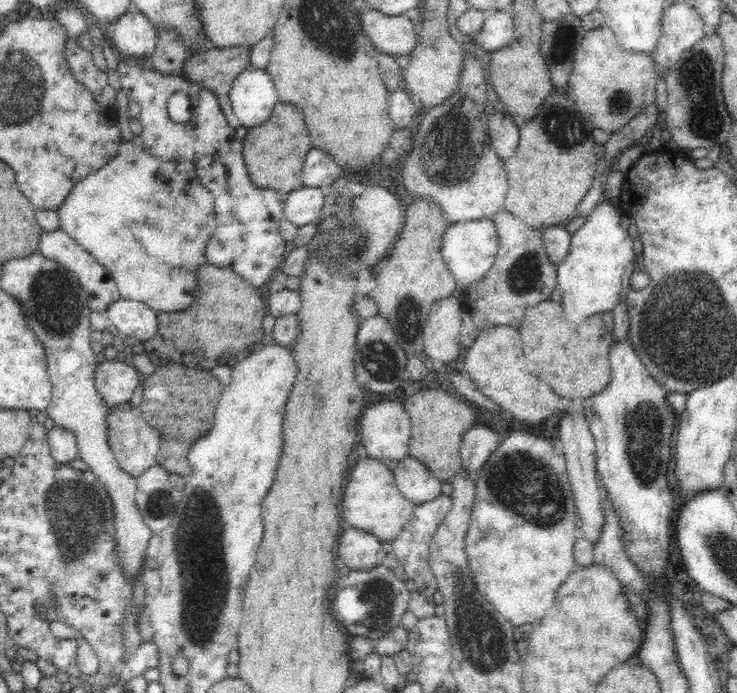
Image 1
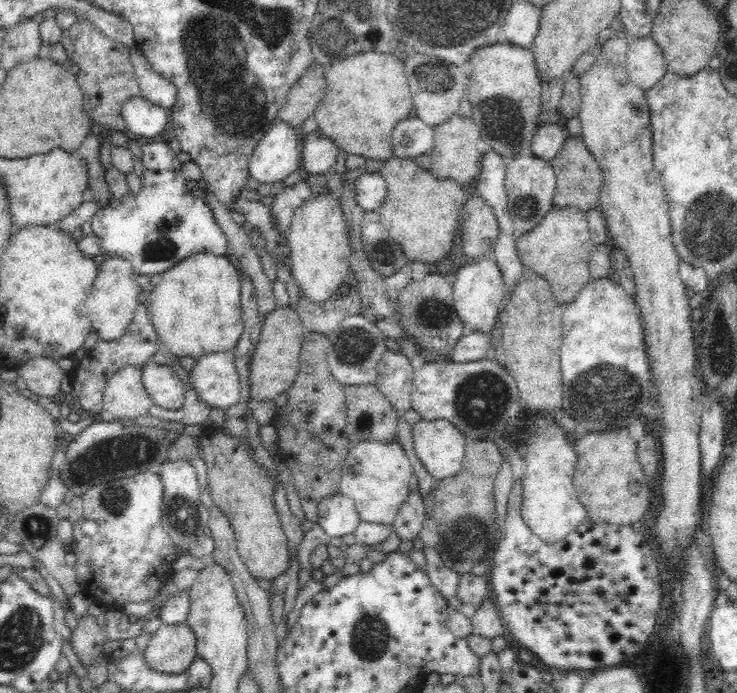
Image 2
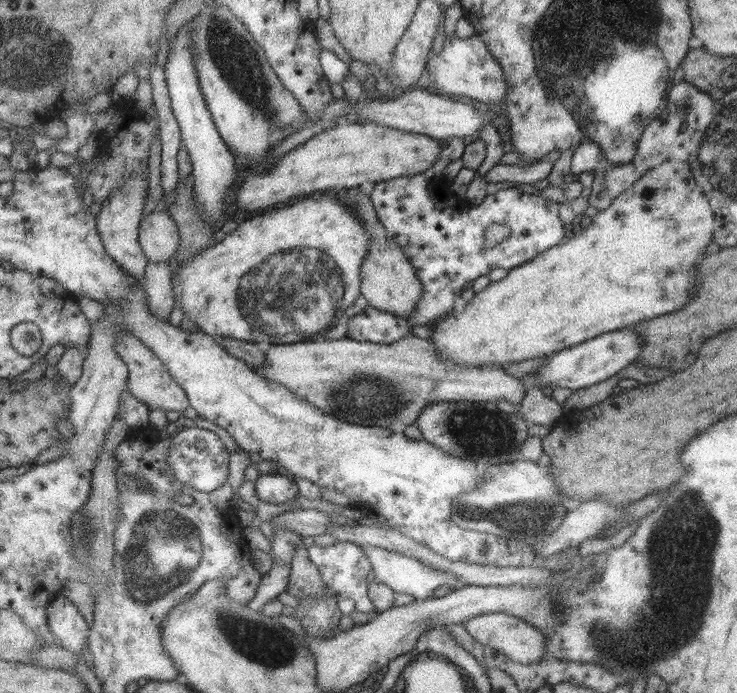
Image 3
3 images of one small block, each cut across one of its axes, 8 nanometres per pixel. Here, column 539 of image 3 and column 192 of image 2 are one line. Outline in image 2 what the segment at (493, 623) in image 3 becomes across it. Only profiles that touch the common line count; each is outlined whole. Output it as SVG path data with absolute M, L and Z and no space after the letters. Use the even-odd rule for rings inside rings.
M186 622L162 624L143 650L146 666L162 674L180 674L195 656L195 636Z

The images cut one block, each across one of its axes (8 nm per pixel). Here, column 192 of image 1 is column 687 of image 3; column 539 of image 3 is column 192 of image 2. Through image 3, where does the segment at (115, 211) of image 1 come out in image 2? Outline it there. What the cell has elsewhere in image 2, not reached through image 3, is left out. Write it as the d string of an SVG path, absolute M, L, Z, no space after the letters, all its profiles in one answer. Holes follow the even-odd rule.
M196 252L196 254L190 254L188 258L184 258L170 270L161 273L161 276L160 283L154 288L148 289L149 297L145 303L151 323L162 345L168 347L176 358L189 356L197 359L208 353L232 350L243 331L241 272L236 268L236 265L232 264L232 260L226 254L218 256Z

